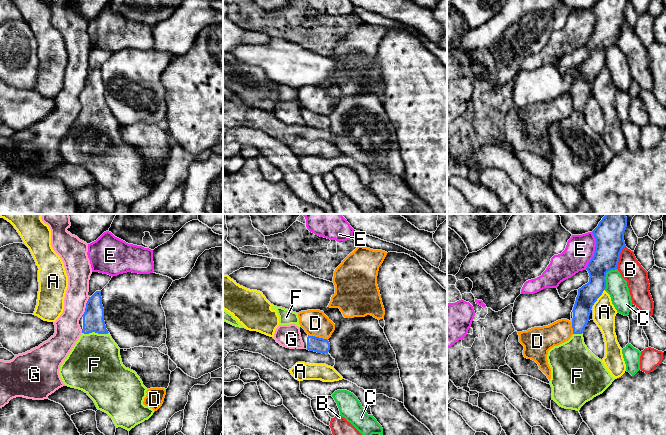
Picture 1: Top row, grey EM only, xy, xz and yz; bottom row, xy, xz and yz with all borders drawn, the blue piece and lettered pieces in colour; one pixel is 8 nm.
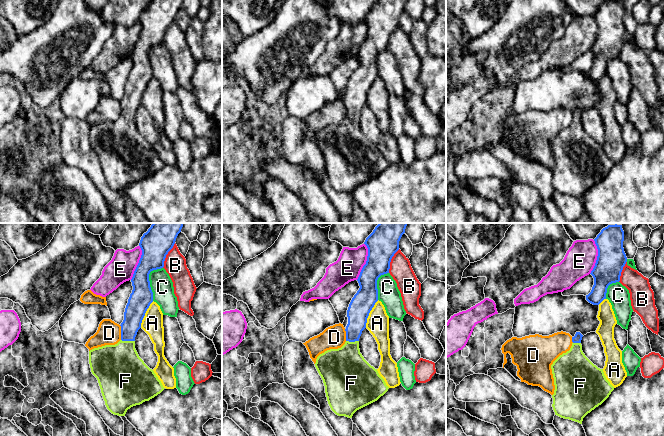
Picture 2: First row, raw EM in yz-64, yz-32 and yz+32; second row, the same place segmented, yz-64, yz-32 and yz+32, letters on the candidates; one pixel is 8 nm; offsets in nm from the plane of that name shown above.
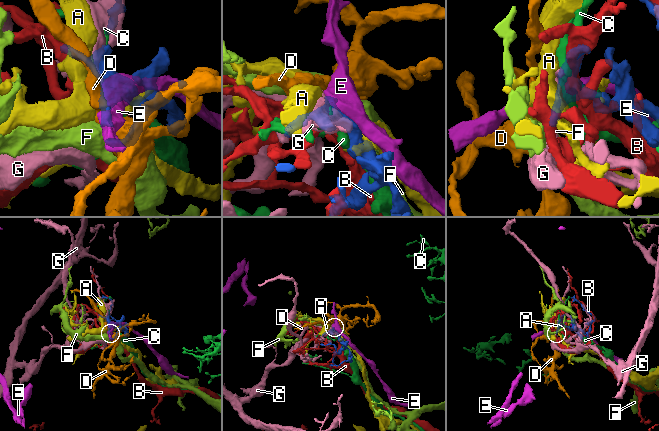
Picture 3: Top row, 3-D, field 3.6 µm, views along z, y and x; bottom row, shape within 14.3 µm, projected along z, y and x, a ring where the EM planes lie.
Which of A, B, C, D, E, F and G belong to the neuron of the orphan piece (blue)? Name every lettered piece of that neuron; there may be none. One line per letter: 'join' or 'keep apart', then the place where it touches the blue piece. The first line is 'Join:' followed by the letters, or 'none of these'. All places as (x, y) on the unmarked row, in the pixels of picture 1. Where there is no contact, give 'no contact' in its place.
Join: F
A: keep apart | yz (599, 72)
B: keep apart | yz (619, 33)
C: keep apart | yz (605, 52)
D: keep apart | xz (318, 113)
E: keep apart | yz (595, 27)
F: join | xy (95, 108)
G: keep apart | xy (86, 83)

